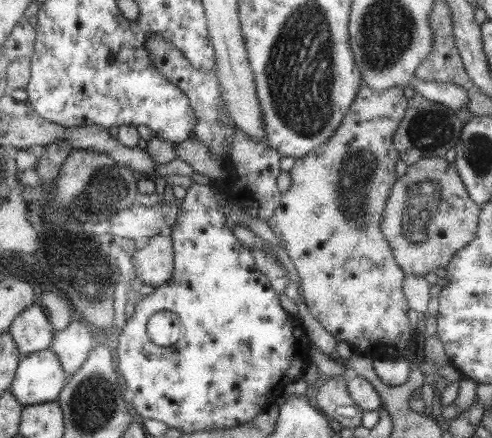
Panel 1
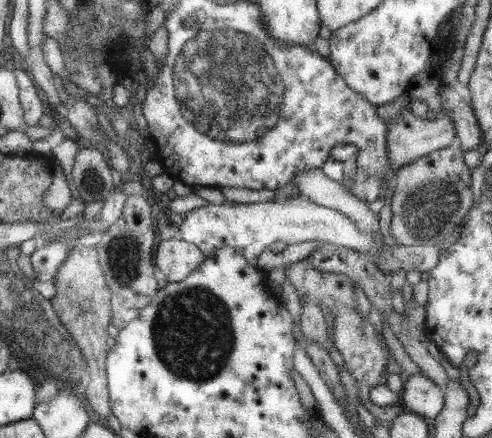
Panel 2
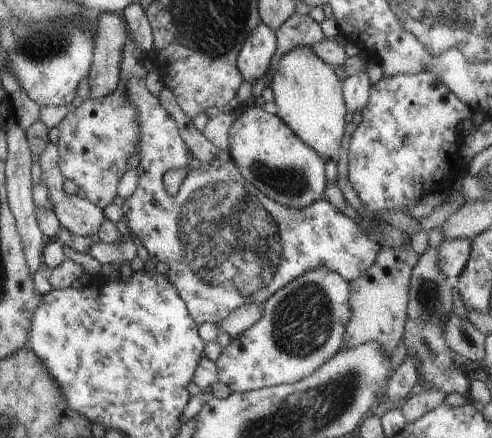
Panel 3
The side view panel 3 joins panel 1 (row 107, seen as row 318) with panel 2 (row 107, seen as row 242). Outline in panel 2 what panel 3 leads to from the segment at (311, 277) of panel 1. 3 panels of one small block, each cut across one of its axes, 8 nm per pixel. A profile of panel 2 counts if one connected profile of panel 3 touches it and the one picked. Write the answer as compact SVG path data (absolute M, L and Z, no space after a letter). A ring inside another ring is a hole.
M409 107L403 108L398 117L386 123L386 150L388 168L396 173L402 166L413 162L423 155L446 148L455 137L452 120L444 112L440 112L435 120L413 116Z

